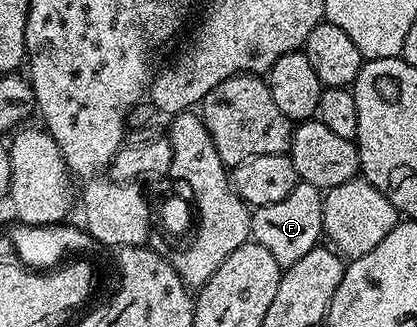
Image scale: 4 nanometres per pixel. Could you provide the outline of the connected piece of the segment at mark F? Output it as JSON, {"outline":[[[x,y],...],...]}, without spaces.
{"outline":[[[299,181],[277,203],[258,206],[251,214],[251,237],[273,259],[277,259],[280,267],[286,267],[297,263],[309,250],[314,249],[320,244],[324,236],[323,231],[323,199],[324,194],[317,188],[313,187],[307,181]]]}

